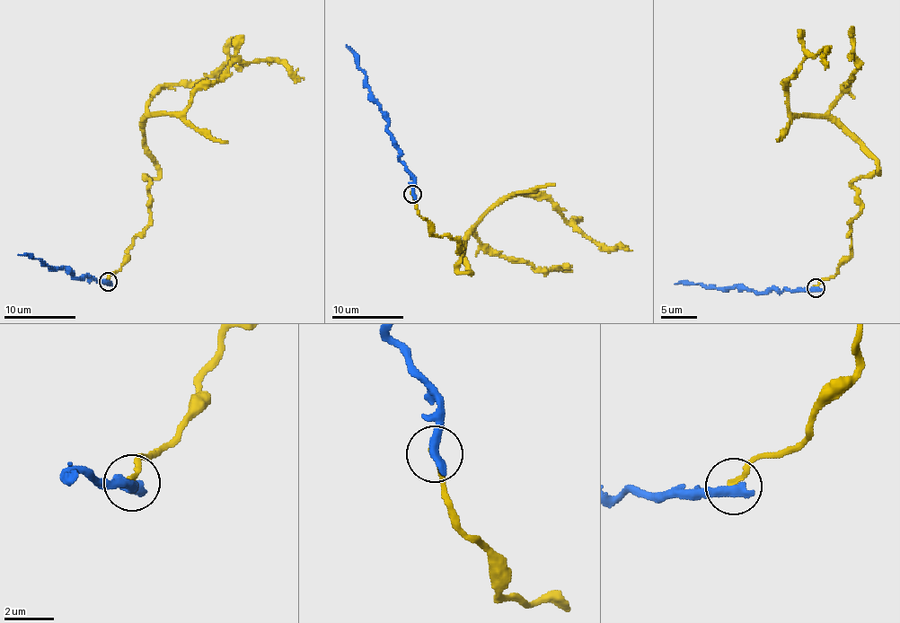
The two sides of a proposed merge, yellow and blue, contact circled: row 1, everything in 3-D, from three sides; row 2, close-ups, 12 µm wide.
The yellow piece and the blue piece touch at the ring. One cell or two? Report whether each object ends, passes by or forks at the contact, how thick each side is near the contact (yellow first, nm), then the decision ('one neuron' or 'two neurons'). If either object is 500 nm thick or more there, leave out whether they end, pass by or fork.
yellow ends; blue ends; calibres 240 and 480 nm; two neurons

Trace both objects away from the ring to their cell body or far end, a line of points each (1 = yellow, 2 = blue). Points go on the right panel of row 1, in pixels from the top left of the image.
1: (815, 287), (851, 255), (852, 182), (878, 171), (827, 118), (789, 111), (806, 56), (827, 65)
2: (815, 287), (755, 293), (737, 286), (674, 284)

